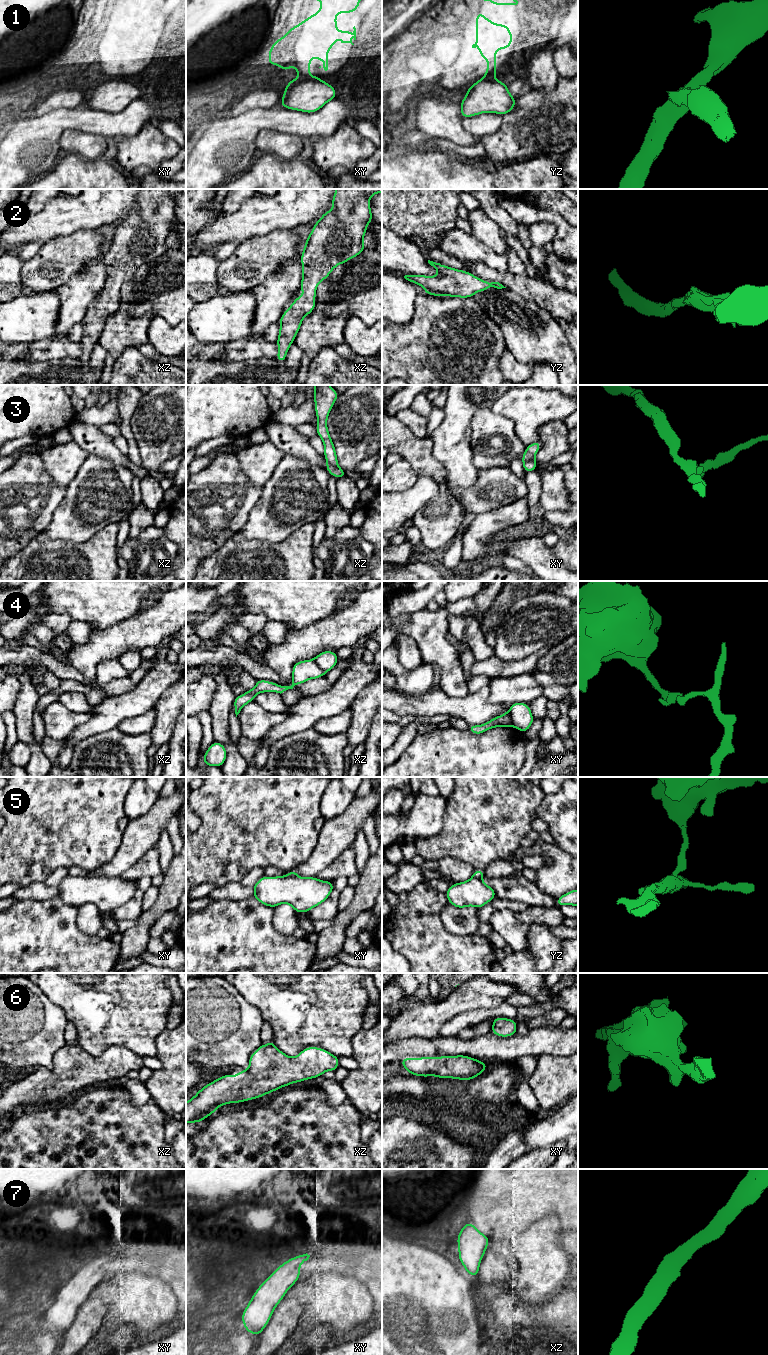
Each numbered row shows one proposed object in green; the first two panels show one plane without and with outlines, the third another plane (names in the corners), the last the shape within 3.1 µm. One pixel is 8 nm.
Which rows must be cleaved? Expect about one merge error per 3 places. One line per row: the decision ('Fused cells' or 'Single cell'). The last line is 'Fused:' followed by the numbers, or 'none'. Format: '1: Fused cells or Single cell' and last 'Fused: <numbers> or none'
1: Fused cells
2: Single cell
3: Fused cells
4: Fused cells
5: Fused cells
6: Single cell
7: Single cell
Fused: 1, 3, 4, 5

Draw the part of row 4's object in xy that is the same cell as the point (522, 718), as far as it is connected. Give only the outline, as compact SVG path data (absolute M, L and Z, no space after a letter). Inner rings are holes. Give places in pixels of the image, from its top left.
M513 703L509 708L512 718L512 726L525 733L529 730L534 721L534 717L527 703Z

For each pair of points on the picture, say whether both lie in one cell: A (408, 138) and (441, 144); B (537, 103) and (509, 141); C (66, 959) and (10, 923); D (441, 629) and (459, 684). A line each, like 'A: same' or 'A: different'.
A: same
B: same
C: same
D: same

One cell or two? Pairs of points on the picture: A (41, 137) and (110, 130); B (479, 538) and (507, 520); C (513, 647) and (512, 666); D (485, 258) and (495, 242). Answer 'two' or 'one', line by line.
A: one
B: one
C: two
D: two

